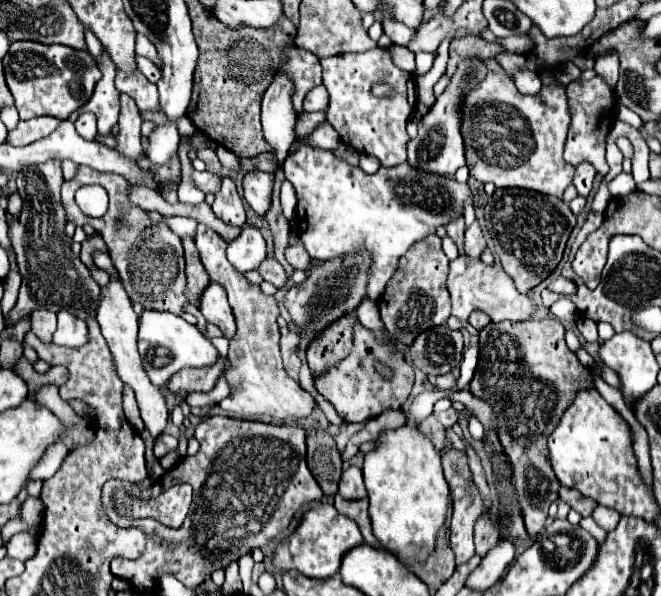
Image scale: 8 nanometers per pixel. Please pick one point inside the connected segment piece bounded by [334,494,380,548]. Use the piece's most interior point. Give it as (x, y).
(356, 509)

